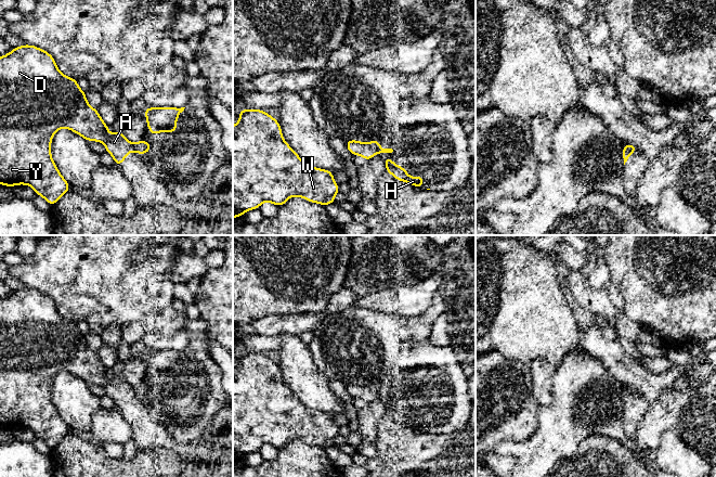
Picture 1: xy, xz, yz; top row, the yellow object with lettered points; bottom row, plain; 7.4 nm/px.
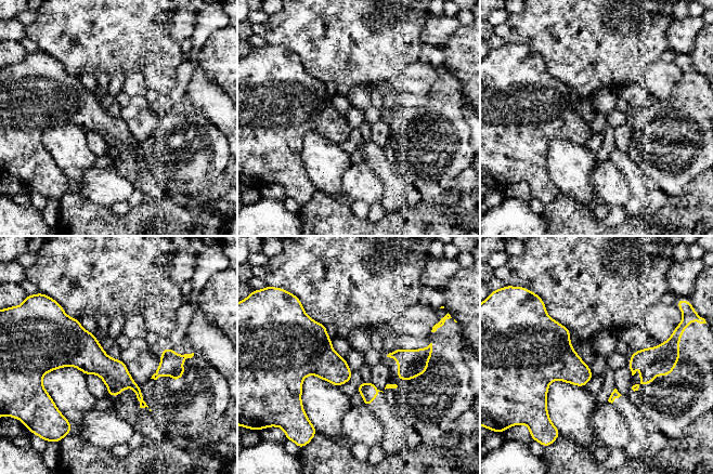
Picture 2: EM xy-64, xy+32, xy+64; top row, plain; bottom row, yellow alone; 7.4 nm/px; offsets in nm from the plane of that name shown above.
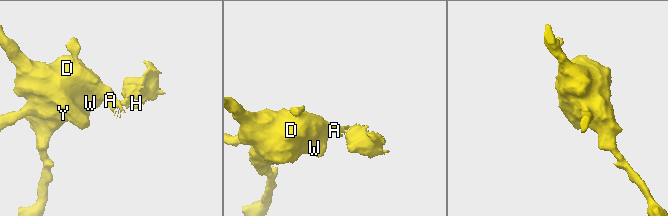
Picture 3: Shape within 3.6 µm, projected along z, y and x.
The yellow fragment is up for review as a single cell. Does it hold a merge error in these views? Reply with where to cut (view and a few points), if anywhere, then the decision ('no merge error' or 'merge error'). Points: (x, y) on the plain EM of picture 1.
cut xy (133, 388), (137, 395); merge error

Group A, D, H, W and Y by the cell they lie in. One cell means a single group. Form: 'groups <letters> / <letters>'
groups A D W Y / H

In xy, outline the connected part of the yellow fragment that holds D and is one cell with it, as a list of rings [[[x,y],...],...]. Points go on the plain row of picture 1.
[[[21,288],[9,297],[0,300],[0,427],[14,429],[17,427],[30,428],[37,438],[42,439],[53,449],[70,433],[67,424],[60,416],[51,400],[51,383],[61,371],[81,378],[87,384],[97,384],[105,387],[115,407],[121,409],[129,395],[135,395],[135,389],[126,382],[122,375],[114,374],[110,378],[107,373],[110,369],[104,366],[99,354],[91,350],[76,322],[63,318],[50,296],[36,288]]]

